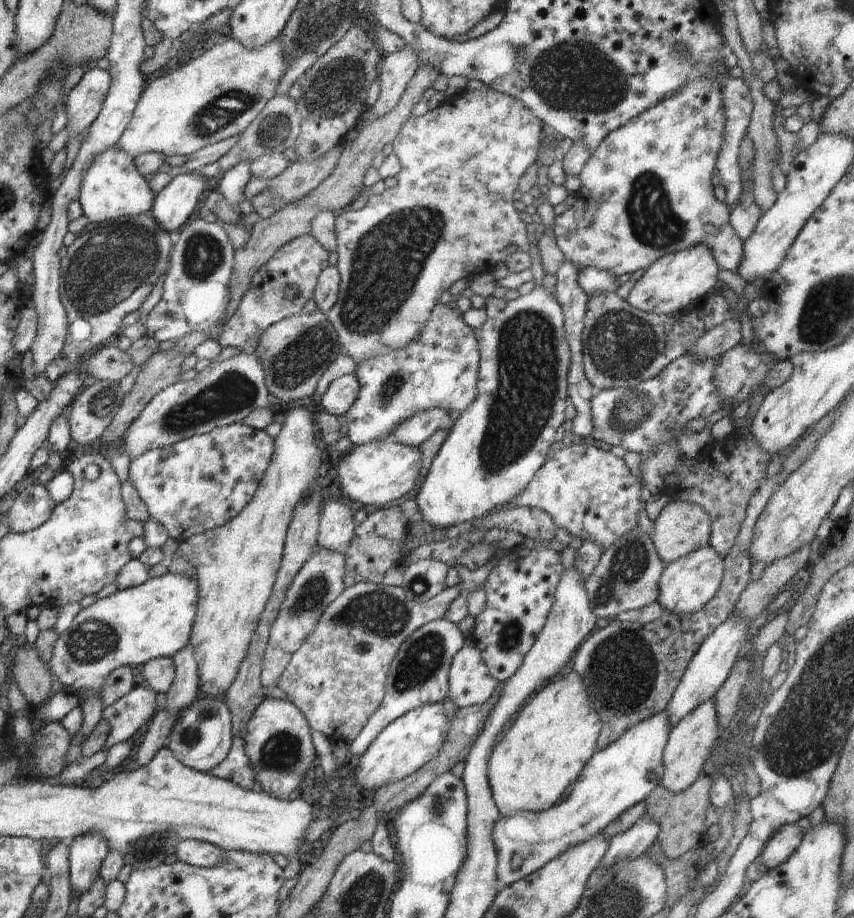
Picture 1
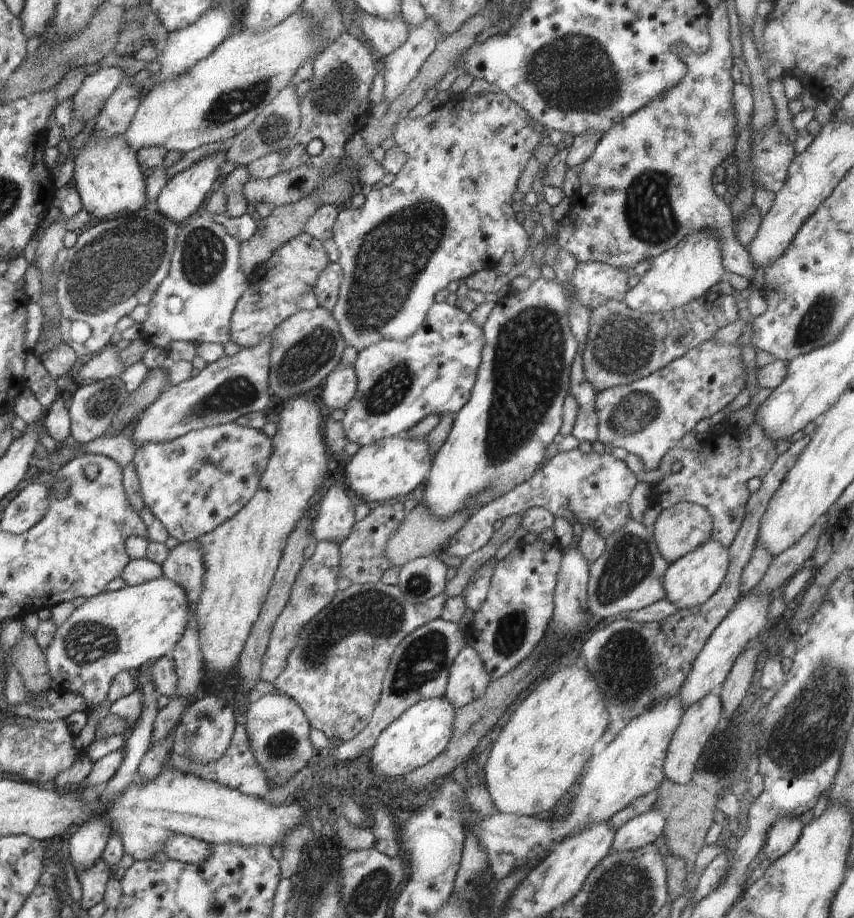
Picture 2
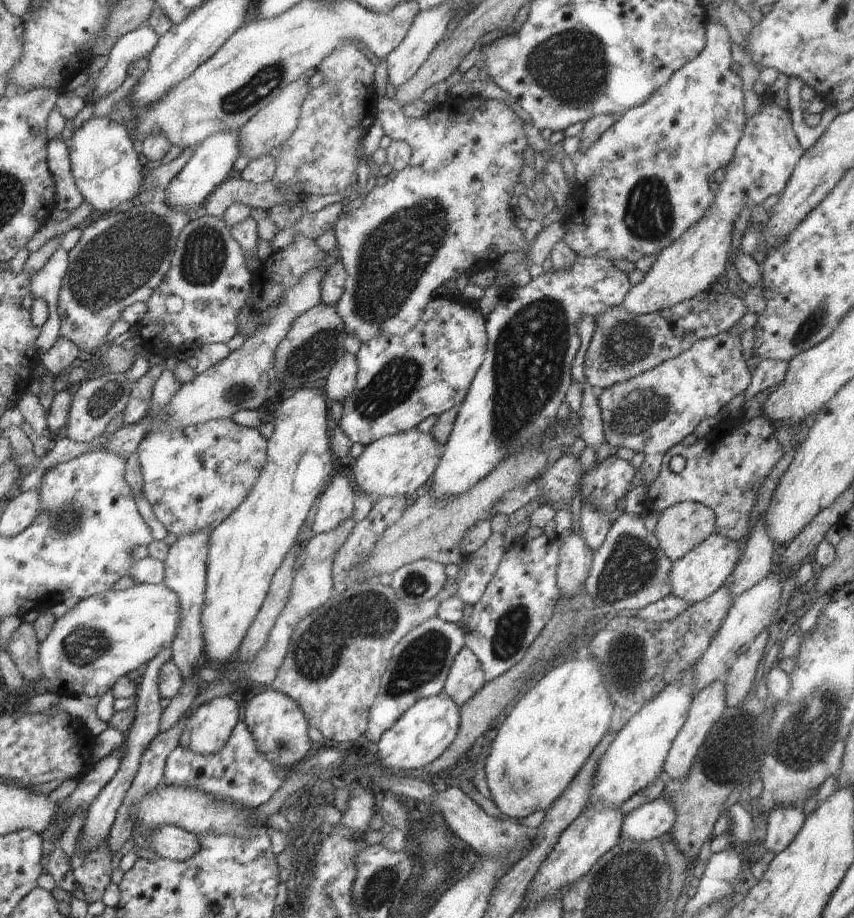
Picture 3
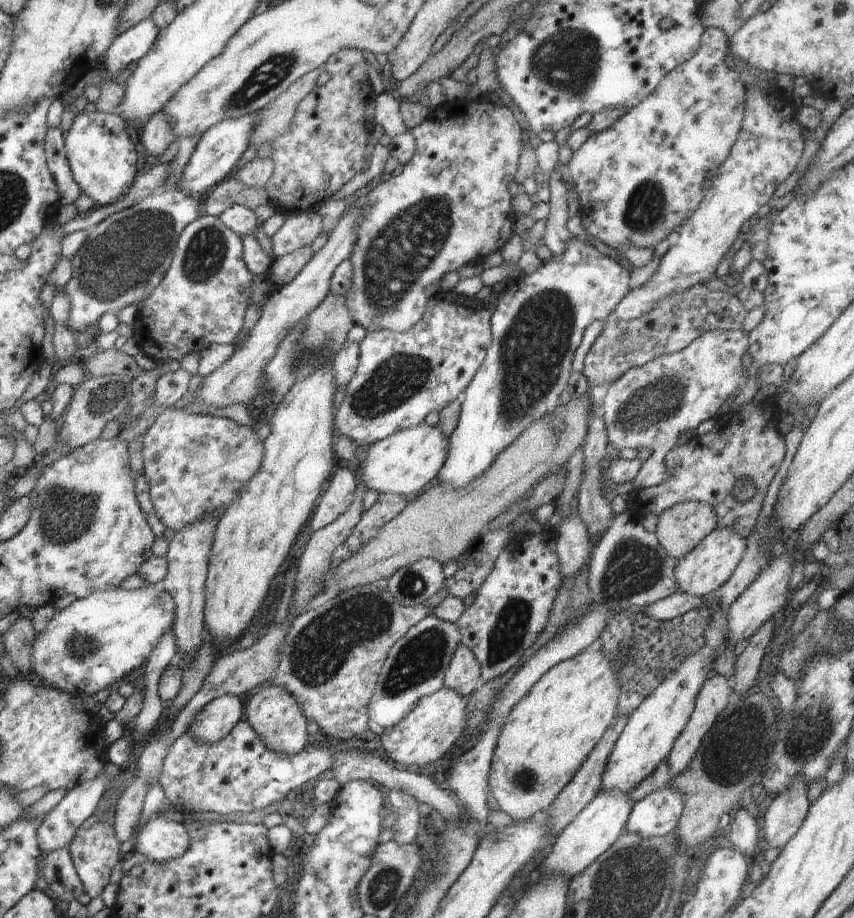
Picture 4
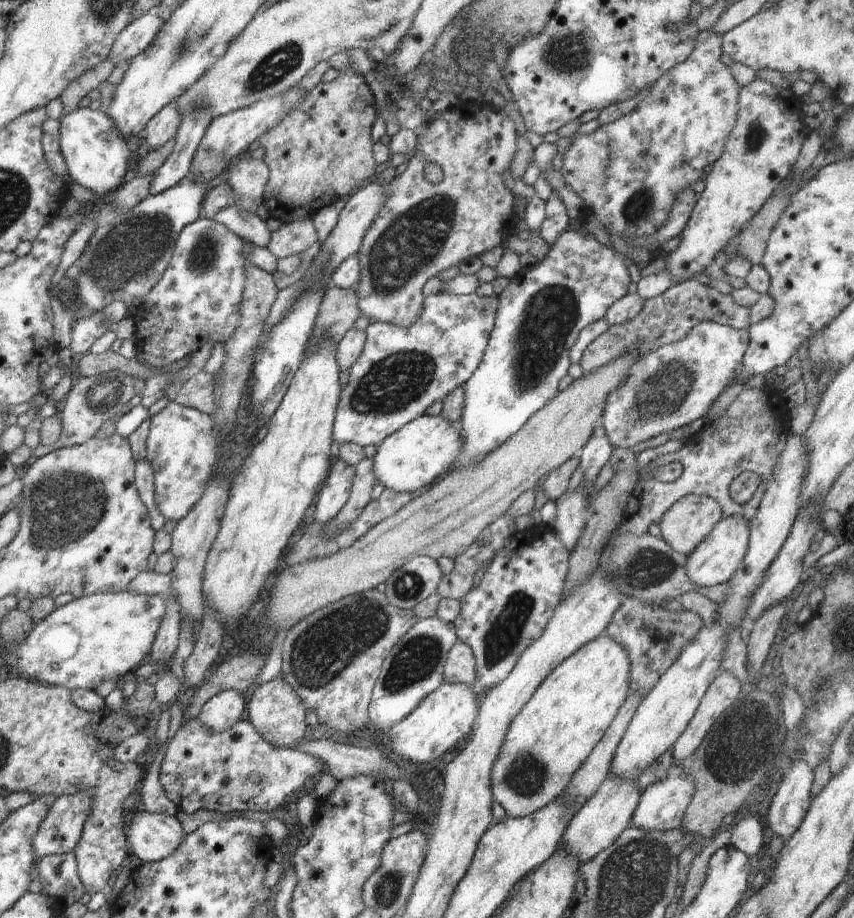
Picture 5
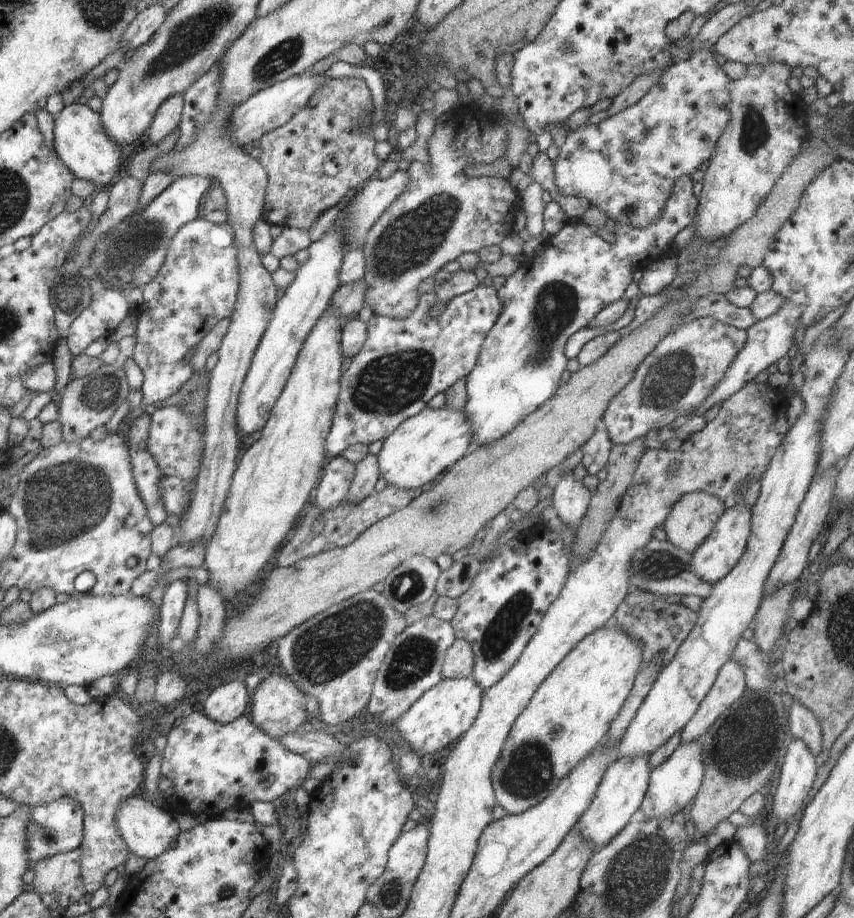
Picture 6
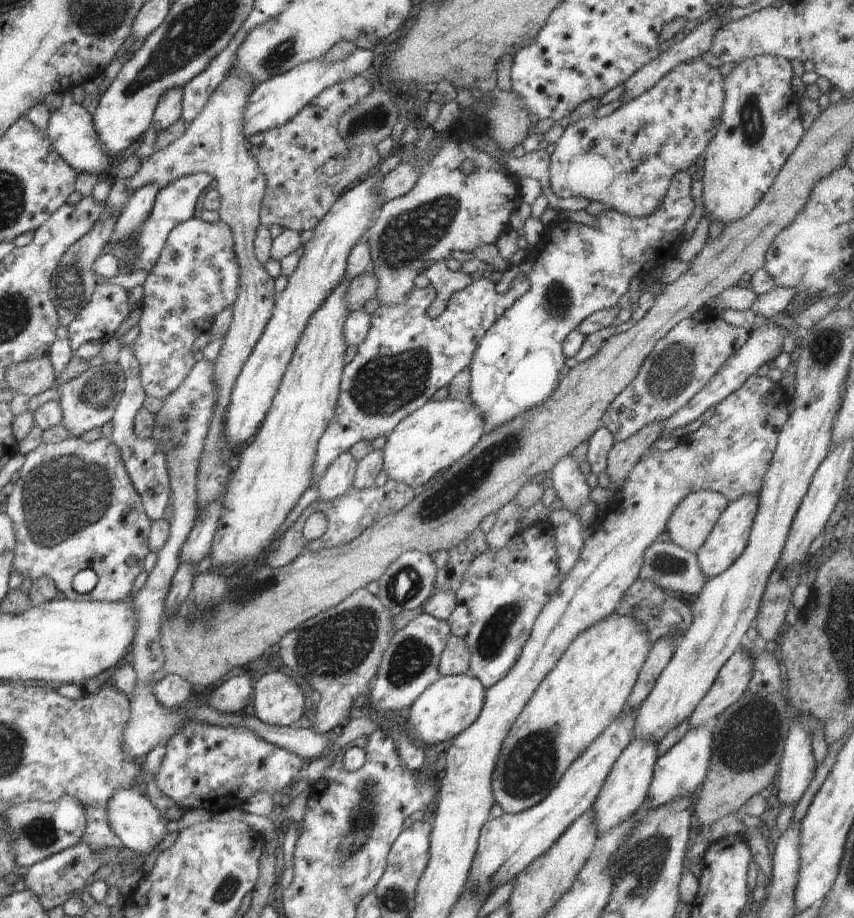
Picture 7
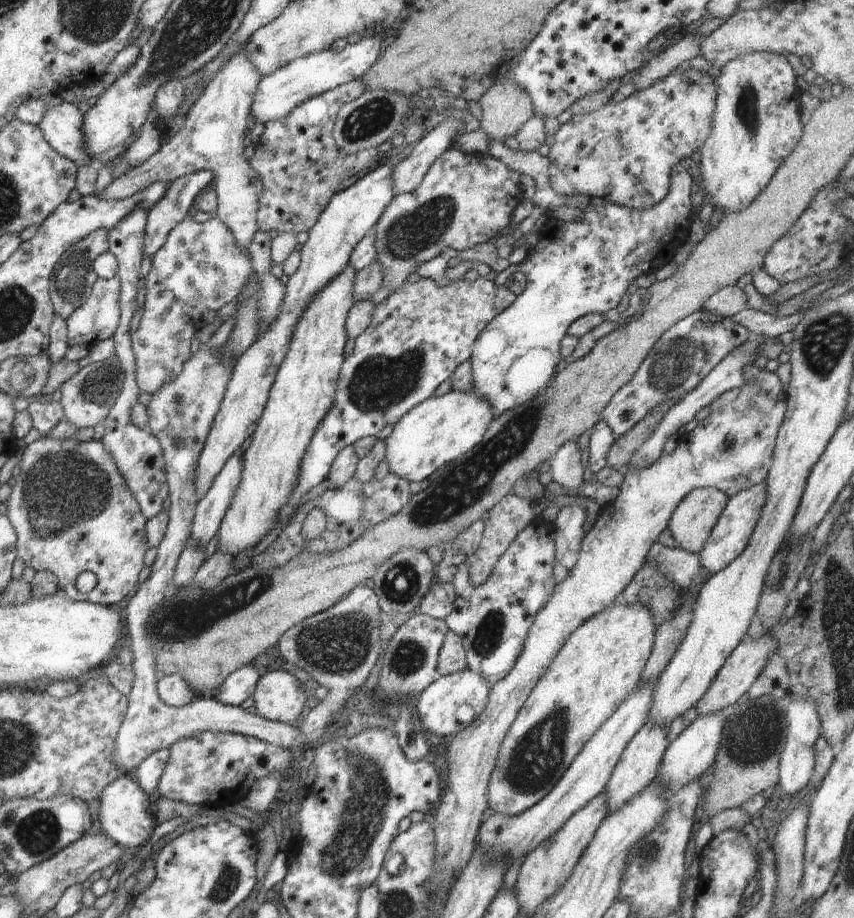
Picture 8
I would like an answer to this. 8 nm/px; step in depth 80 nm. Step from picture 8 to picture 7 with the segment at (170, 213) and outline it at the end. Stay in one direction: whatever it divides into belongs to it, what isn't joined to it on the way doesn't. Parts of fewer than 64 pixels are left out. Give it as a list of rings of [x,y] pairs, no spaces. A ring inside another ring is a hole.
[[[194,173],[193,175],[180,177],[165,187],[160,188],[156,195],[153,209],[150,210],[149,217],[142,222],[141,227],[137,230],[136,238],[128,242],[128,249],[120,248],[119,244],[113,239],[104,248],[104,251],[114,253],[114,256],[119,258],[121,273],[131,273],[140,268],[148,273],[151,271],[150,269],[155,265],[155,262],[158,262],[172,229],[176,228],[180,223],[194,218],[198,198],[210,186],[212,180],[214,180],[214,177],[209,174]],[[125,260],[128,266],[125,265]]]

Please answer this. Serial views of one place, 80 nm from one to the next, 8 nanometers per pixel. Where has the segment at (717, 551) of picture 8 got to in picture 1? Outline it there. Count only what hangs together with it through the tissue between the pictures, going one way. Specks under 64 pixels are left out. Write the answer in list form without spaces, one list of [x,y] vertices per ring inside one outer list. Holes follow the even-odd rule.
[[[712,547],[696,549],[666,565],[658,583],[656,602],[676,614],[700,610],[718,592],[724,569],[724,557]]]

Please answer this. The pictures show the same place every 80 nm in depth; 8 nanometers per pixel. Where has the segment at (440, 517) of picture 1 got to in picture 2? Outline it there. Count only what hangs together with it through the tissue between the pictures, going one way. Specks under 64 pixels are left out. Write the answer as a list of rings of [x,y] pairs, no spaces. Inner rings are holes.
[[[577,263],[571,285],[573,286],[572,293],[566,293],[565,290],[555,281],[546,281],[543,278],[536,279],[525,292],[516,291],[515,294],[499,298],[496,305],[489,313],[488,318],[481,328],[484,333],[484,346],[481,352],[480,366],[477,370],[475,385],[473,386],[469,401],[461,408],[454,416],[454,422],[450,429],[448,438],[440,447],[436,456],[433,458],[431,469],[426,480],[426,485],[420,502],[430,511],[433,518],[443,519],[451,514],[460,513],[466,509],[466,505],[472,506],[473,509],[487,505],[489,502],[504,496],[507,492],[514,490],[516,486],[530,480],[534,473],[545,462],[544,454],[548,445],[553,442],[554,436],[558,434],[560,426],[562,426],[562,406],[564,399],[569,395],[570,379],[571,379],[571,364],[577,353],[577,340],[573,337],[570,330],[569,318],[567,315],[568,305],[578,299],[588,310],[592,310],[604,301],[623,301],[627,293],[627,273],[624,270],[618,270],[604,263]]]

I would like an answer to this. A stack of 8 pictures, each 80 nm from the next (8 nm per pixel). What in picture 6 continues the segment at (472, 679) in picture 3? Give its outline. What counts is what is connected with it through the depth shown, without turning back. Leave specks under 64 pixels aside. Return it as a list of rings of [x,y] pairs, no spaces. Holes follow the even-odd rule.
[[[455,639],[446,651],[441,675],[444,679],[472,679],[474,663],[471,646],[465,640]]]

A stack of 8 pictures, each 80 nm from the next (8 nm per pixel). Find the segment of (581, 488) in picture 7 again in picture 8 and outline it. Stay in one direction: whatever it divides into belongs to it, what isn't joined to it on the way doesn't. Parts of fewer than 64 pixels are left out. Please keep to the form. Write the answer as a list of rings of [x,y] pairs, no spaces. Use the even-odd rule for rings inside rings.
[[[577,442],[566,443],[558,449],[550,463],[553,481],[567,490],[566,495],[568,496],[572,496],[572,494],[577,496],[577,490],[580,490],[584,484],[580,456],[581,450],[578,448]]]

